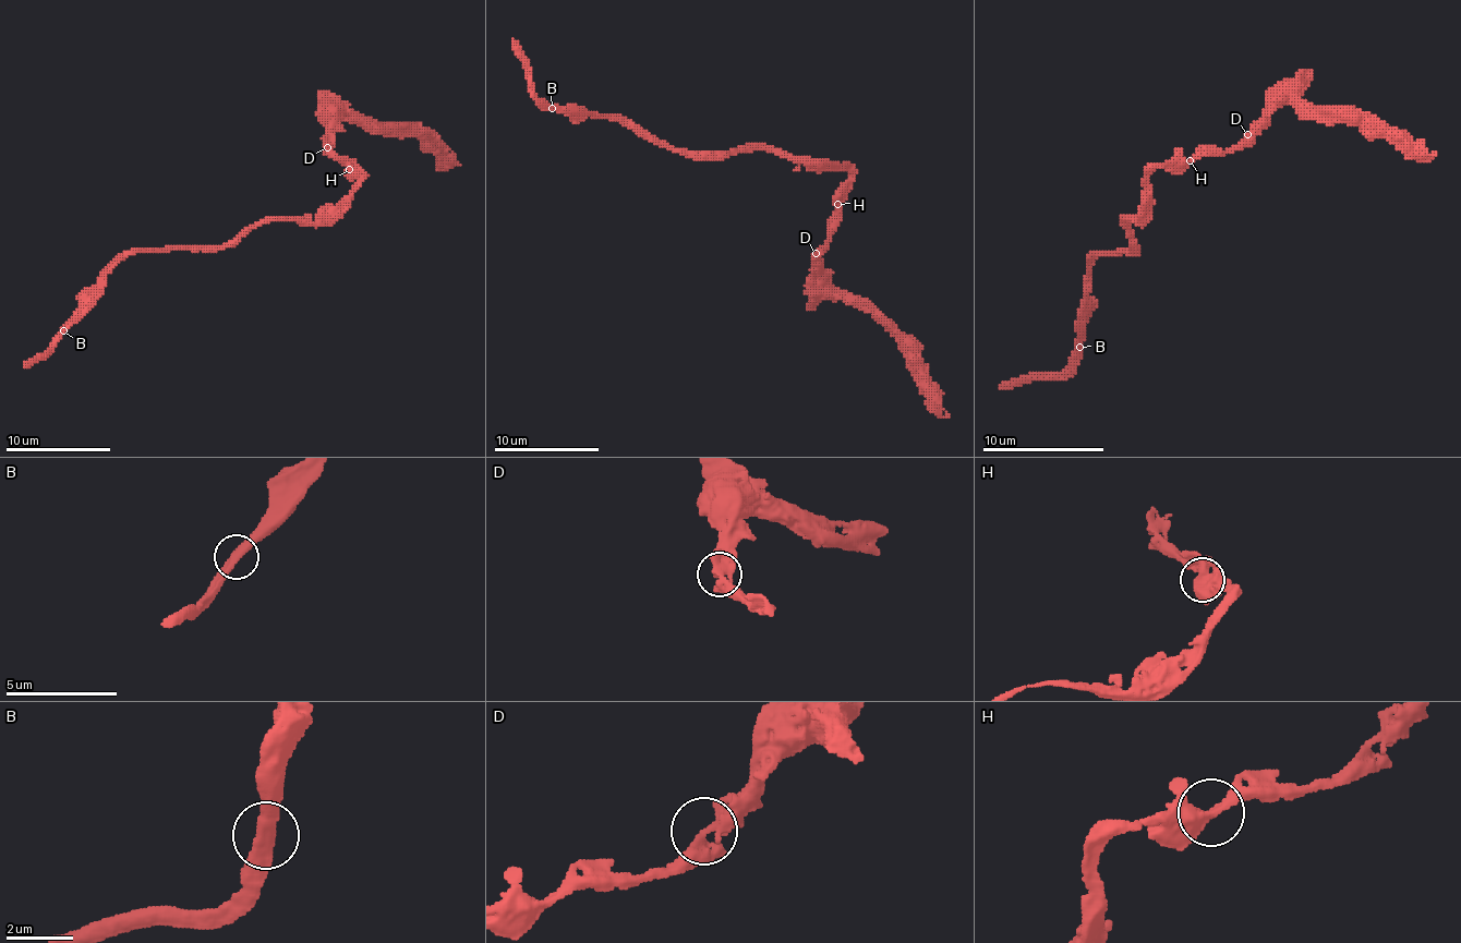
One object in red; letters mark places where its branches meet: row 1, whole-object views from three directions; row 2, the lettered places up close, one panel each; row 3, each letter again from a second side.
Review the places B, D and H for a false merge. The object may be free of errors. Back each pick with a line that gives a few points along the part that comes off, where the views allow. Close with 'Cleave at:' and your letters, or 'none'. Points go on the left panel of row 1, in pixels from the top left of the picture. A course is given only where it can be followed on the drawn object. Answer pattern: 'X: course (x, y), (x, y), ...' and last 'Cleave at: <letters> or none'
Cleave at: none

